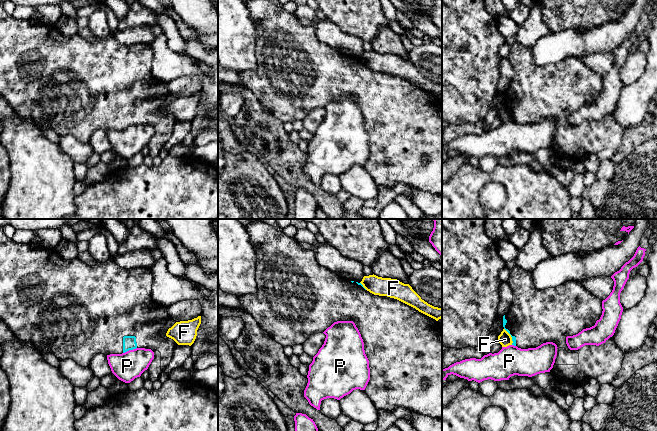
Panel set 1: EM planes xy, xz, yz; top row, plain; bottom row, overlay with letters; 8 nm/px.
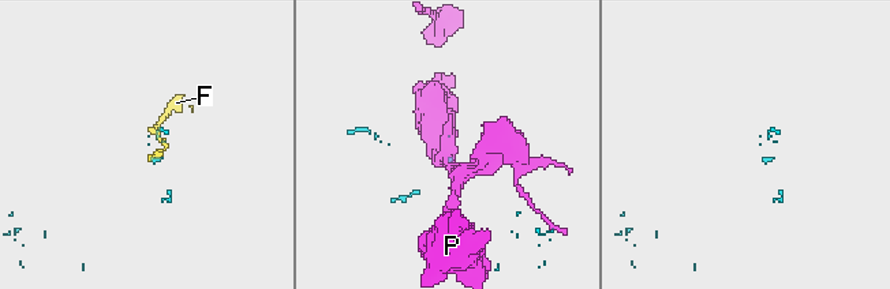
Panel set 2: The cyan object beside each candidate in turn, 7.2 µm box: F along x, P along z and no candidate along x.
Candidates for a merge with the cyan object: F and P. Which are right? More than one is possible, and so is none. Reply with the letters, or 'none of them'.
none of them

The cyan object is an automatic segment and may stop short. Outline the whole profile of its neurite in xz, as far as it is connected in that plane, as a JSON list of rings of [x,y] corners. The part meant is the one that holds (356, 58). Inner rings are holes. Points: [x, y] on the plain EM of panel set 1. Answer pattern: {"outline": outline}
{"outline": [[[248,0],[246,6],[250,13],[250,19],[257,31],[256,59],[258,66],[255,70],[240,72],[241,85],[250,90],[258,99],[259,103],[266,107],[273,116],[285,122],[303,120],[311,111],[323,109],[328,103],[337,97],[353,97],[358,104],[364,118],[365,130],[369,136],[370,156],[365,164],[365,169],[369,172],[378,187],[402,183],[415,189],[428,193],[442,195],[442,103],[437,97],[415,84],[387,72],[374,71],[367,67],[361,59],[350,57],[339,53],[336,49],[321,42],[316,35],[314,27],[301,23],[295,14],[290,14],[283,9],[283,5],[273,3],[268,0]]]}

